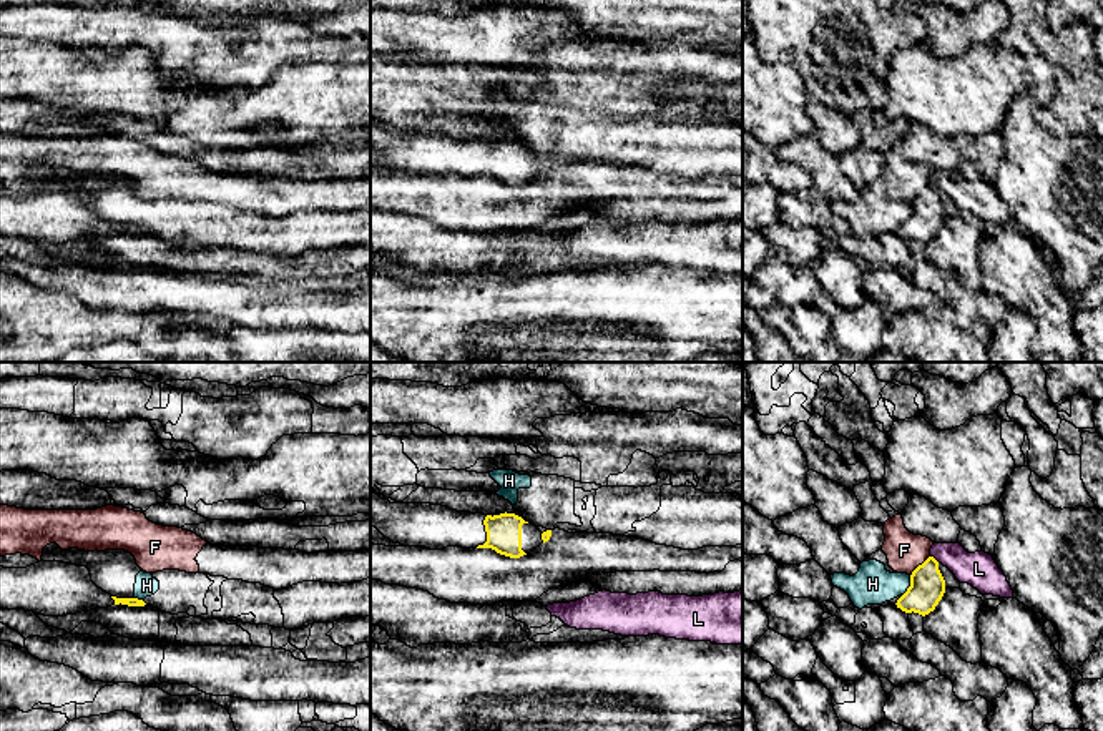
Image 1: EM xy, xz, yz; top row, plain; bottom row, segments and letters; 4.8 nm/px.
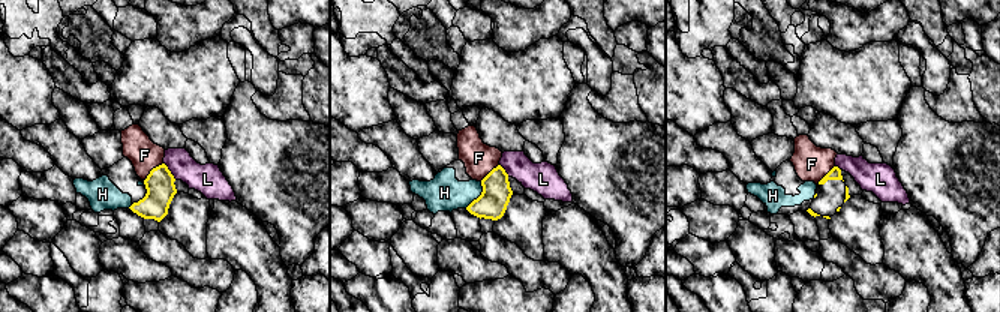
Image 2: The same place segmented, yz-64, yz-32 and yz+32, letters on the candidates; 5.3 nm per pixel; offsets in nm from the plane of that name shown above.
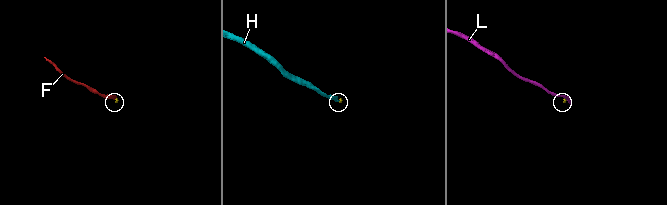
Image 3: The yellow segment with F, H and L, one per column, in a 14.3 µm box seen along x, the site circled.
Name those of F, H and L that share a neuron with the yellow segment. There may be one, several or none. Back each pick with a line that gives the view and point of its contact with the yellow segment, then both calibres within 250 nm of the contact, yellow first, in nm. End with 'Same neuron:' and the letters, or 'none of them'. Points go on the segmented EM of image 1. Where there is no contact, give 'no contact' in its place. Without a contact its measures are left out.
Same neuron: none of them

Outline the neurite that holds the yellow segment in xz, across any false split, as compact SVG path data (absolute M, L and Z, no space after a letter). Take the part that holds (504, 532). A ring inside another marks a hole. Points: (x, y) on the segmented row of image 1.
M370 492L370 527L404 547L430 550L477 547L492 548L510 558L533 552L552 537L552 530L542 533L515 513L492 517L430 503L390 503L374 492Z

